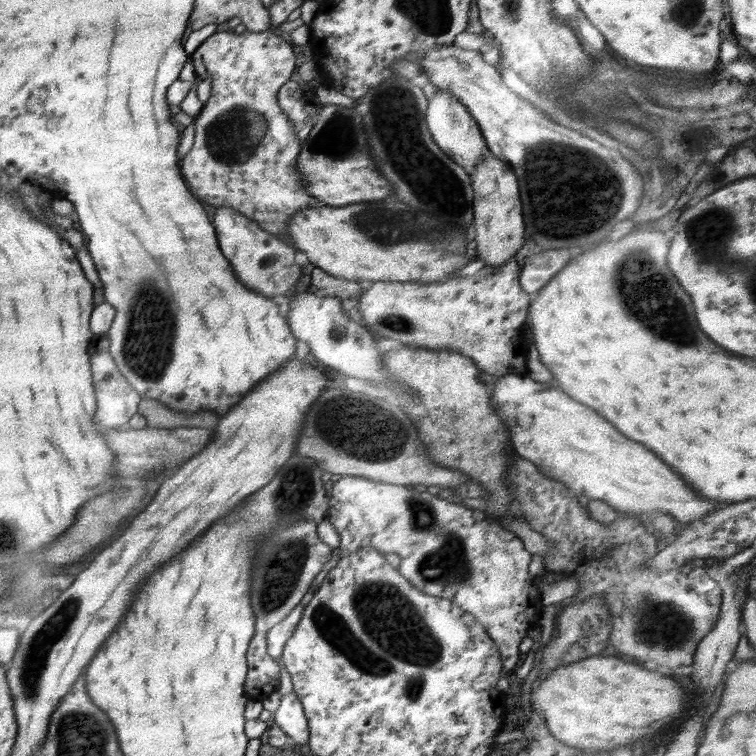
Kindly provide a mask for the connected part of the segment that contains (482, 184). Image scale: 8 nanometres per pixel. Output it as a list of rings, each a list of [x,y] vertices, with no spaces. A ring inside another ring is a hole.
[[[487,152],[469,174],[473,191],[473,249],[476,260],[483,260],[490,267],[502,267],[516,257],[525,242],[524,216],[519,196],[517,174],[508,162]]]

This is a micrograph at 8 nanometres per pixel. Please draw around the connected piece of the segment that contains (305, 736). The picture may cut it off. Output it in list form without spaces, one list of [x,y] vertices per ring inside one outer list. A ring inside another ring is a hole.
[[[294,692],[282,696],[280,710],[274,720],[278,726],[288,735],[288,739],[296,742],[297,746],[309,743],[309,729],[303,706]]]

